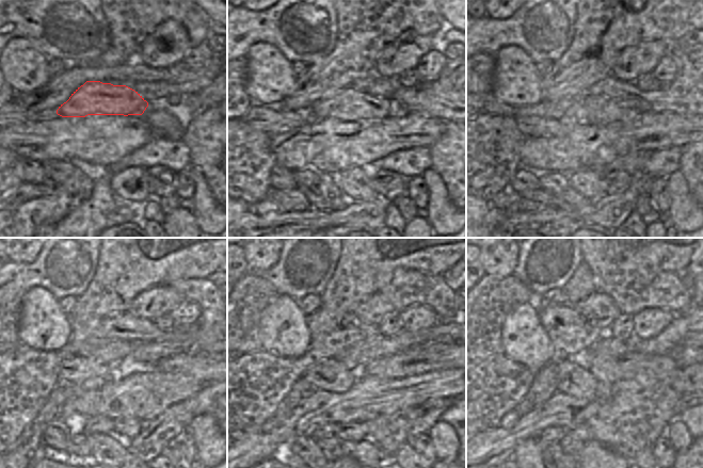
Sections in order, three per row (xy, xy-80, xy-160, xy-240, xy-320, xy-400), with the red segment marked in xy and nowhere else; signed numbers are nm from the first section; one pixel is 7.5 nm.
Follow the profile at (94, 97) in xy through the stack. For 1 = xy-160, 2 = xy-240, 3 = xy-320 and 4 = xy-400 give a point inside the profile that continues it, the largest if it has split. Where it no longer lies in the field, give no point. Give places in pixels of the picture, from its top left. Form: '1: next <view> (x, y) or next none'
1: next xy-160 (598, 109)
2: next xy-240 (143, 351)
3: next xy-320 (444, 340)
4: next xy-400 (683, 341)

